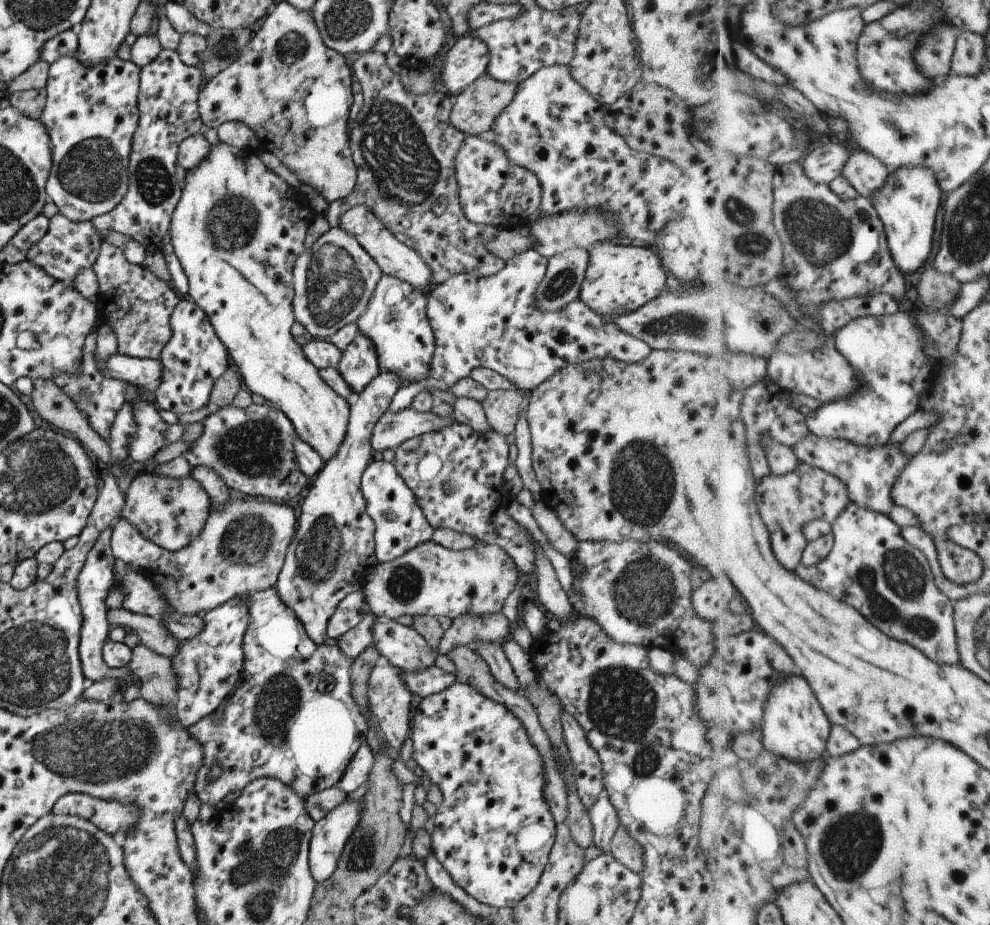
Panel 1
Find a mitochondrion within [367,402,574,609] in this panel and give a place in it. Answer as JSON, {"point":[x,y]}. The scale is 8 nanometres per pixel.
{"point":[405,584]}

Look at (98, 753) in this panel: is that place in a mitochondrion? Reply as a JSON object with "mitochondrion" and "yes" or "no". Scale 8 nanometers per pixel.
{"mitochondrion":"yes"}

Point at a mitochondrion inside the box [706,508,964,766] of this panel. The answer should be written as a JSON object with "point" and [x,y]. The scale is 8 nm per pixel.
{"point":[892,585]}

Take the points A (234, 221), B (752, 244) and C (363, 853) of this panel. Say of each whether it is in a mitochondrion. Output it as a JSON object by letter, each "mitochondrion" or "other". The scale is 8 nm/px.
{"A":"mitochondrion","B":"mitochondrion","C":"mitochondrion"}

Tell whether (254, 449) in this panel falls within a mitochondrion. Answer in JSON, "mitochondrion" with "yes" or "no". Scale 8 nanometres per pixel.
{"mitochondrion":"yes"}

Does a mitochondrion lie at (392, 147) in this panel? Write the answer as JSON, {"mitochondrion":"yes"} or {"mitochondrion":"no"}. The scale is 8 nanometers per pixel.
{"mitochondrion":"yes"}

